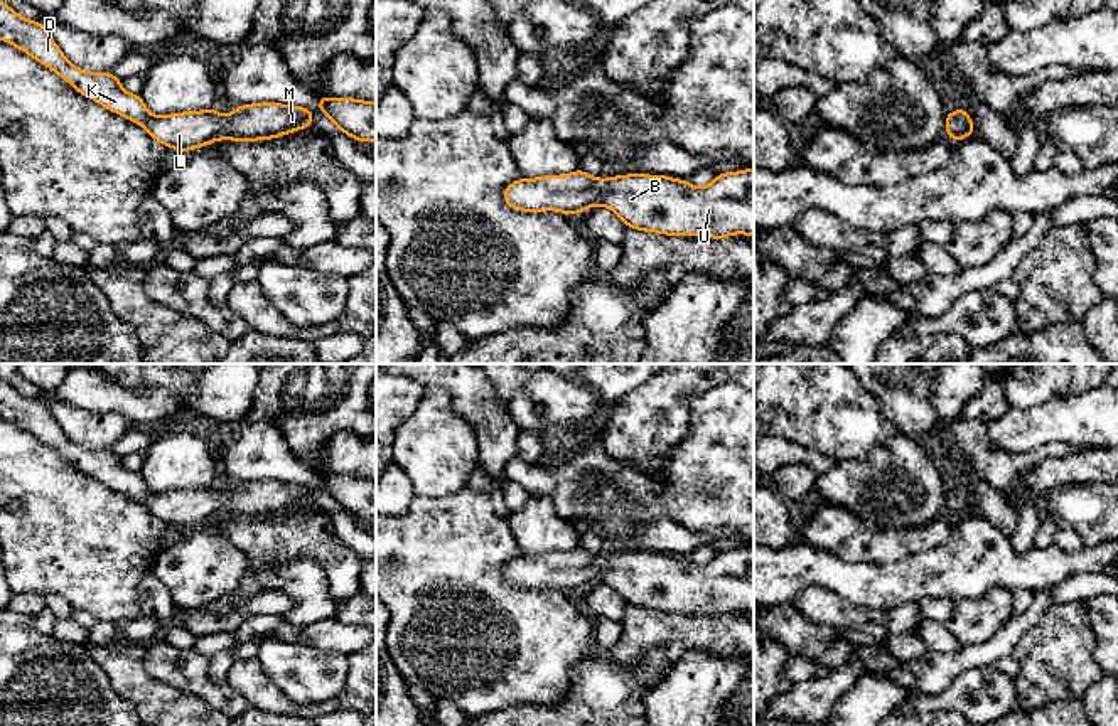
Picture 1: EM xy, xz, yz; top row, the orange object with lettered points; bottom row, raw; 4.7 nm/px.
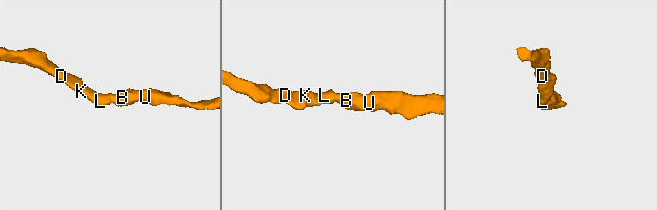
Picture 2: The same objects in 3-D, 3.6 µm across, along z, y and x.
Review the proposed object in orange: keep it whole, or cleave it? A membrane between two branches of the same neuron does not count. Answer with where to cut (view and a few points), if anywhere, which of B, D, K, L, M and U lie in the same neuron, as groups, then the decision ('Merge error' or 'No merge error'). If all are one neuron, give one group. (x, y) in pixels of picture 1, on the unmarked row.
No split. Groups: B D K L M U. No merge error

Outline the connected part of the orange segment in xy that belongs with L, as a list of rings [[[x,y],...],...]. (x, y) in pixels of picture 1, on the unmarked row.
[[[0,377],[0,416],[52,446],[83,473],[143,504],[160,522],[189,529],[216,517],[256,519],[312,504],[312,487],[282,480],[253,480],[221,492],[214,485],[153,494],[140,472],[130,472],[113,450],[73,443],[39,398],[20,394]]]

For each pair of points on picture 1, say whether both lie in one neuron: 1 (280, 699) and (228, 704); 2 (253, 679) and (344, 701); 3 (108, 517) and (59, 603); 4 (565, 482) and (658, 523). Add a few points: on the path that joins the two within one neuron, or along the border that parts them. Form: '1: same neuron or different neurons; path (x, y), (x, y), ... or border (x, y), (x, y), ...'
1: different neurons; border (226, 683), (250, 704)
2: same neuron; path (275, 701), (290, 708), (322, 708)
3: different neurons; border (46, 595), (61, 595), (73, 608)
4: same neuron; path (589, 491), (634, 519)

